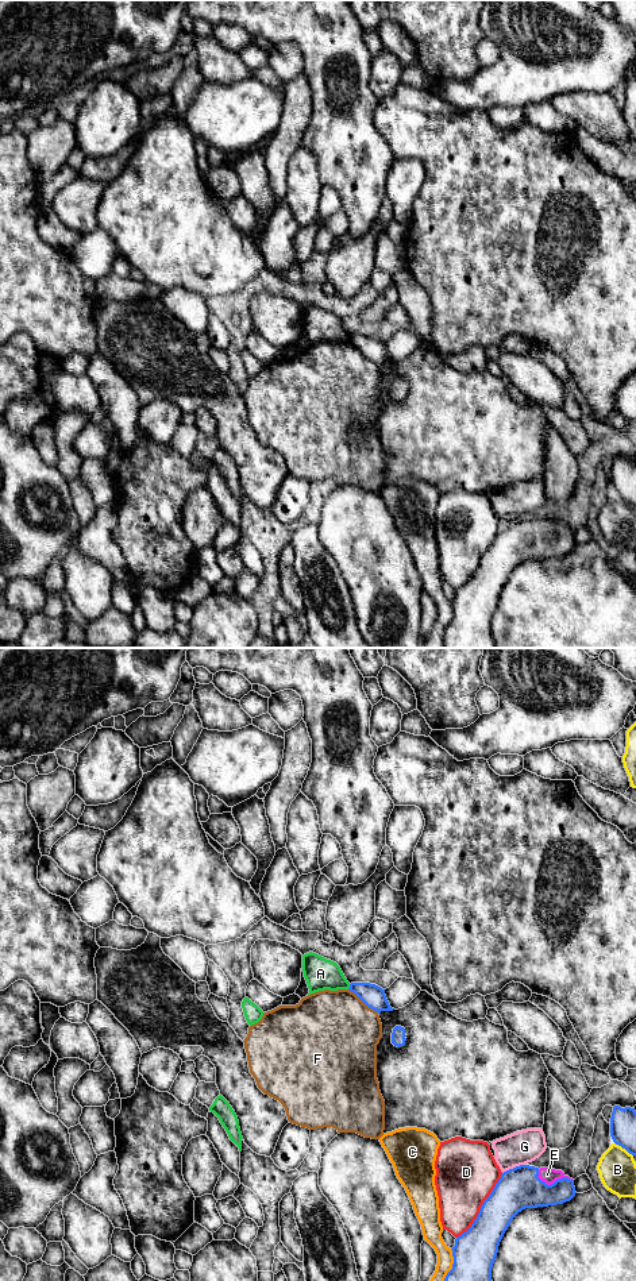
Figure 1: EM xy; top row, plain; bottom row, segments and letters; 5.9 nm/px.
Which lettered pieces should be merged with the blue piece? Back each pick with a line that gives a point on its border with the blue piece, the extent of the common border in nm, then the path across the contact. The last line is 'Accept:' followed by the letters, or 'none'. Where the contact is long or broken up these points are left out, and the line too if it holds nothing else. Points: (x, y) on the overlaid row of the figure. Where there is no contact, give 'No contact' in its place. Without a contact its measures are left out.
E: Touches blue at xy (552, 1184). Shared border 220 nm
Accept: E

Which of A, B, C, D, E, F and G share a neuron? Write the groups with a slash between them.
A F / B / C / D / E / G

